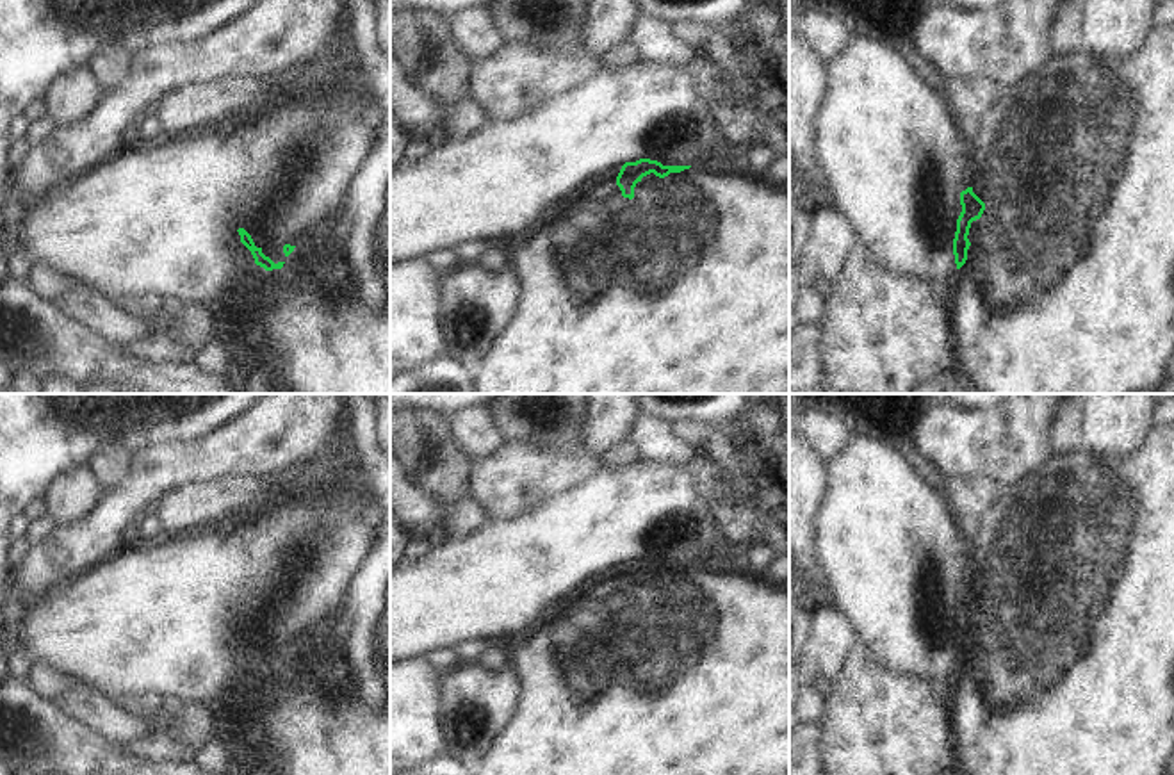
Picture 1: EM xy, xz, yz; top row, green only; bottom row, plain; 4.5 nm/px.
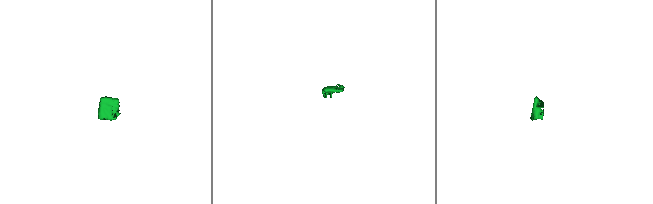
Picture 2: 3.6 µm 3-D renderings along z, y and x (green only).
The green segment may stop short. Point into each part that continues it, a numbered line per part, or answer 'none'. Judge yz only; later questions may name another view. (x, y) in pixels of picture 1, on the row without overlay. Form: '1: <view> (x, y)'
1: yz (889, 547)

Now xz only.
1: xz (508, 574)

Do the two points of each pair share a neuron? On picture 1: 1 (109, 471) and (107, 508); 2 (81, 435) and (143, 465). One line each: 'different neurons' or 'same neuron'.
1: different neurons
2: different neurons

